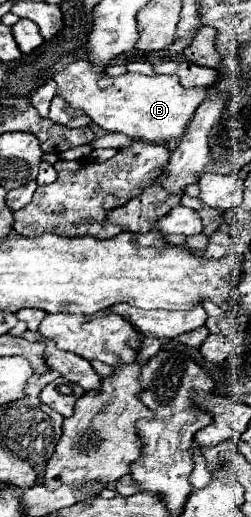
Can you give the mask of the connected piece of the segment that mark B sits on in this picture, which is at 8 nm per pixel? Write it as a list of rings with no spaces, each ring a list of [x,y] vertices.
[[[77,60],[53,76],[57,82],[57,96],[71,104],[71,108],[83,110],[85,116],[89,116],[89,120],[105,132],[121,132],[133,140],[165,142],[183,136],[195,108],[207,96],[207,90],[183,88],[179,78],[169,74],[143,76],[127,72],[123,76],[109,78],[111,84],[107,88],[99,86],[101,78],[103,74],[95,72],[85,60]]]

